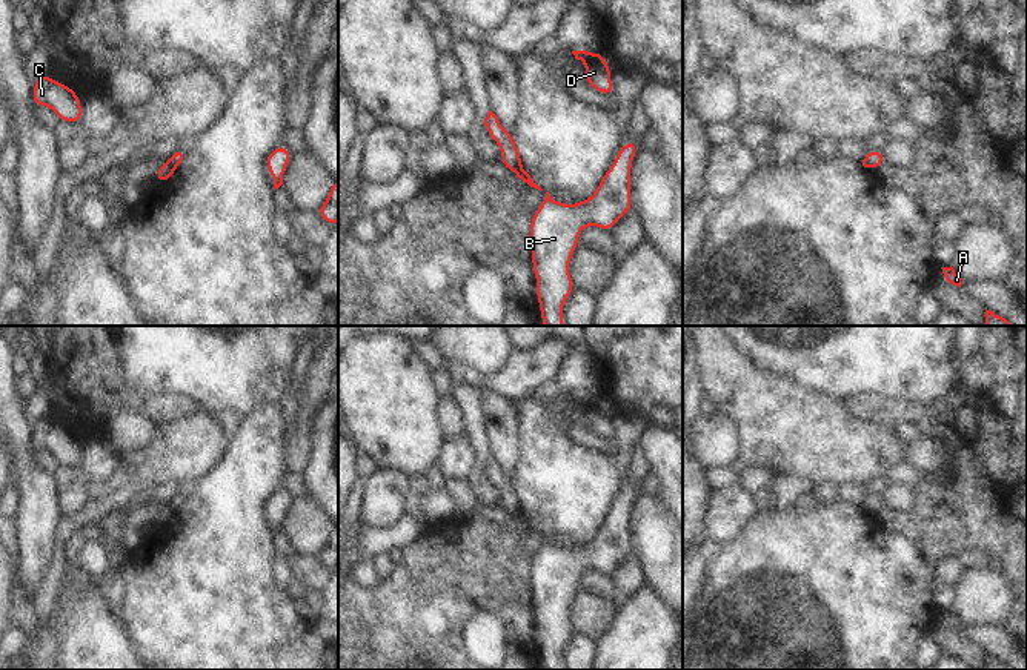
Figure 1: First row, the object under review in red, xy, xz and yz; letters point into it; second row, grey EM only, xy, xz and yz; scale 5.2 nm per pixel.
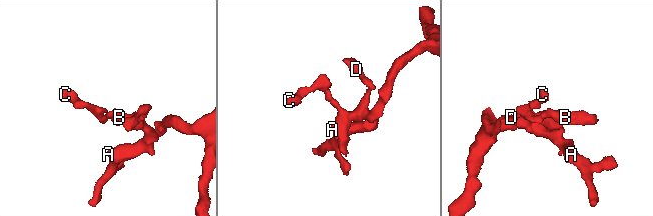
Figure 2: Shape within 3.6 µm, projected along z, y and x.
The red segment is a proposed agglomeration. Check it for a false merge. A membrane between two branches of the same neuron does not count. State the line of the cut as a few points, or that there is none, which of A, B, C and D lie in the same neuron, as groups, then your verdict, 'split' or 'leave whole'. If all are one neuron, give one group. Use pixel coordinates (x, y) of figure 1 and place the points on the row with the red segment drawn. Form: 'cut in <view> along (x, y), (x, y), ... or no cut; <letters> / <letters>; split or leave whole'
cut in xy along (168, 159), (176, 166); A B D / C; split

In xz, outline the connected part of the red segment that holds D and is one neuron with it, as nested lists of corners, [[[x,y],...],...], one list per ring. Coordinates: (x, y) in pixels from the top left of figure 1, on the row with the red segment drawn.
[[[572,51],[572,54],[586,65],[583,80],[587,80],[589,86],[600,94],[613,97],[612,69],[607,66],[603,52]]]

